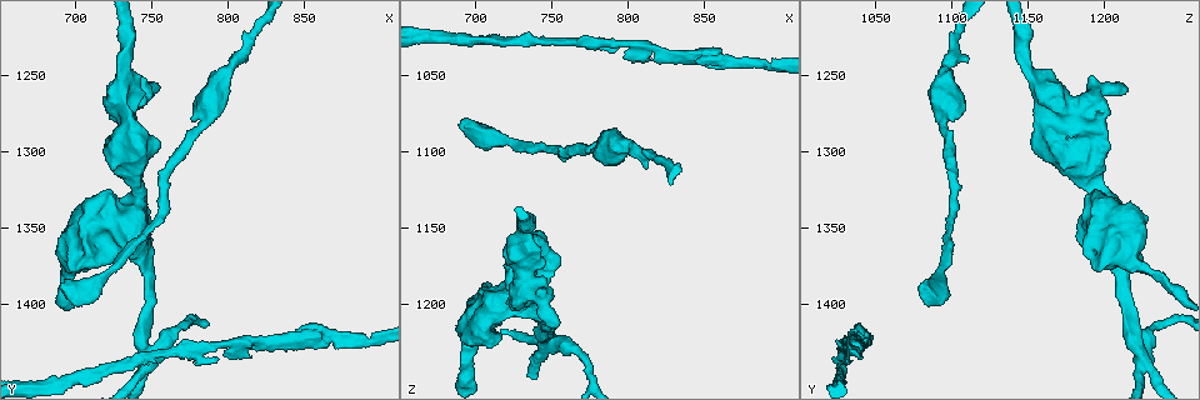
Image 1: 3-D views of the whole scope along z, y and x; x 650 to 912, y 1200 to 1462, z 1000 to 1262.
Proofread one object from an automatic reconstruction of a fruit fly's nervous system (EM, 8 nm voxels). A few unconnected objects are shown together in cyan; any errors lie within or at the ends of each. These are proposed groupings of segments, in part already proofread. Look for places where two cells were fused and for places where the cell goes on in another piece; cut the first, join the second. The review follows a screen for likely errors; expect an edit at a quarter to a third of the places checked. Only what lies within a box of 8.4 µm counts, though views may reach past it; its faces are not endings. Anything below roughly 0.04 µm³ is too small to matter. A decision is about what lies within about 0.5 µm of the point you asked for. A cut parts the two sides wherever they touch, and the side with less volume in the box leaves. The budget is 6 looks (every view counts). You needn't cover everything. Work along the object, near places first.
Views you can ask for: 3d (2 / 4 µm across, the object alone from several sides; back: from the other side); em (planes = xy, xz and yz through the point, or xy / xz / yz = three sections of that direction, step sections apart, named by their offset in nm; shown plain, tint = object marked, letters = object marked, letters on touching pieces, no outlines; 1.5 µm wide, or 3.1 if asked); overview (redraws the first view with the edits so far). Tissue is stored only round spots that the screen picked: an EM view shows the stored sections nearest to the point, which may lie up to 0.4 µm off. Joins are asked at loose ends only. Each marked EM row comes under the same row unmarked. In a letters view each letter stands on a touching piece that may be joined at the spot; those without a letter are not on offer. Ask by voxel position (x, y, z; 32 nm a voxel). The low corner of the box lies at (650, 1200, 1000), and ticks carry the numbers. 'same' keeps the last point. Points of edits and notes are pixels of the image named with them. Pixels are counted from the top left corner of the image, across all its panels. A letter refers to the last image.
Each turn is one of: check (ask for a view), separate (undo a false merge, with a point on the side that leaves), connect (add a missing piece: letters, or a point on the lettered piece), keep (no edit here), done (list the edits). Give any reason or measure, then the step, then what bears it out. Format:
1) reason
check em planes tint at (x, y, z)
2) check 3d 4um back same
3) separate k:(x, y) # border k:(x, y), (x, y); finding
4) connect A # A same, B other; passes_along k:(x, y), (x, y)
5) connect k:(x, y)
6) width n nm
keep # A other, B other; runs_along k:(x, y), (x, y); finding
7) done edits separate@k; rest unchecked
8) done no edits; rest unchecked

tapers out
check em planes letters at (814, 1434, 1038)

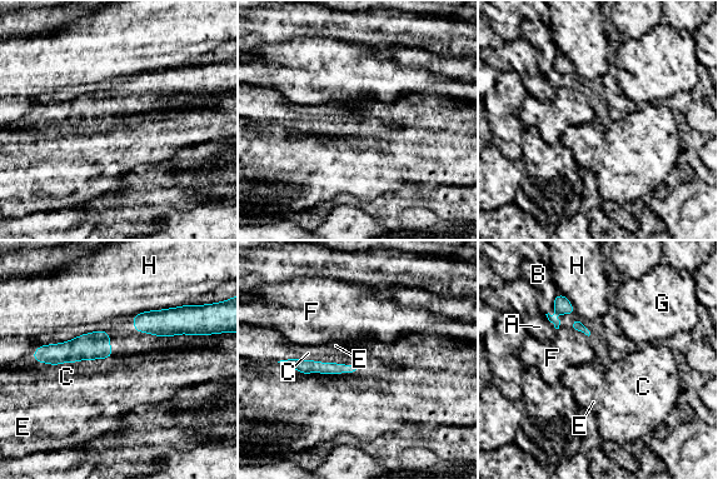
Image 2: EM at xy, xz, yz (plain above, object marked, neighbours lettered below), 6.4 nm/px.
keep # A other, B other, C other, E other, F other, G other, H other; none of them fits

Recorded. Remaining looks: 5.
an open end
check em planes tint at (688, 1386, 1080)

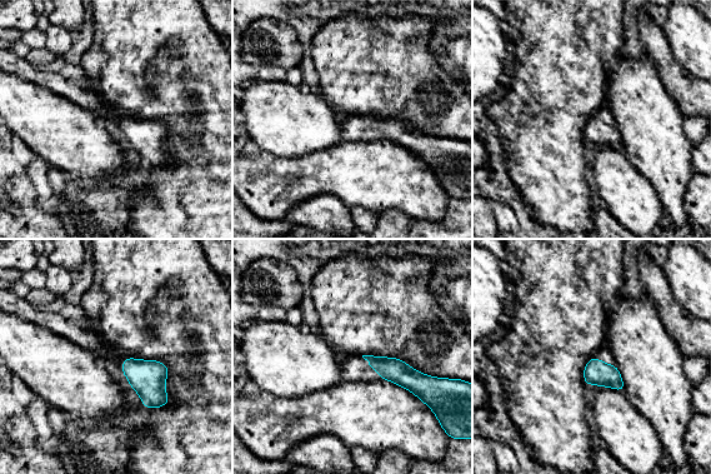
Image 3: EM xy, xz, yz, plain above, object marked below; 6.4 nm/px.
check em planes letters same

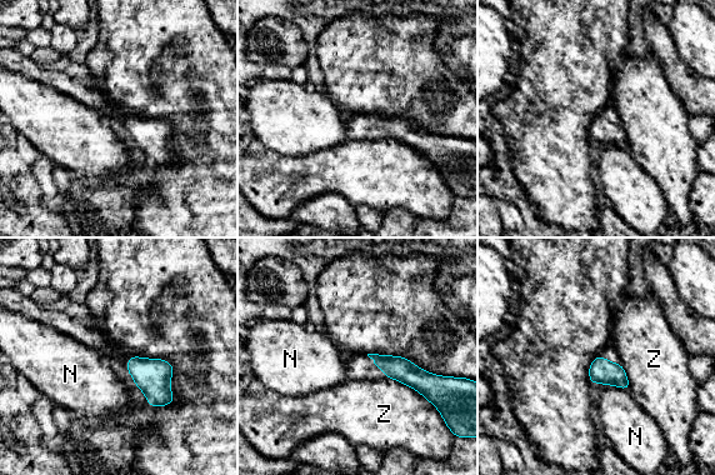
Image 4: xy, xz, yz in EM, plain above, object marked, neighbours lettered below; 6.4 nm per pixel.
longest_contact Z 340 nm
keep # N other, Z other; no lettered piece goes on from it

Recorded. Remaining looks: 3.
arms run side by side
check 3d 2um back at (746, 1430, 1224)

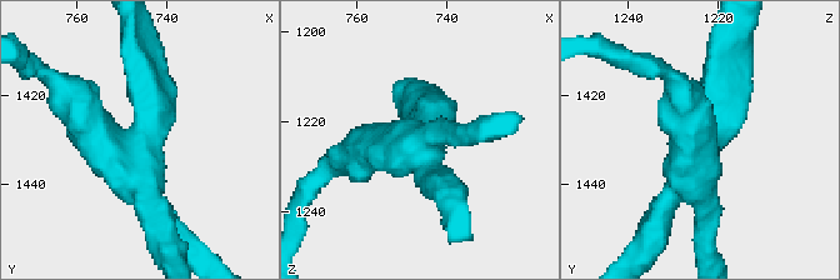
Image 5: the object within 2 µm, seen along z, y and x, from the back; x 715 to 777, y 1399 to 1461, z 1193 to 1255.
arms 4; need the tissue
check em xz step 8 letters at (748, 1432, 1223)

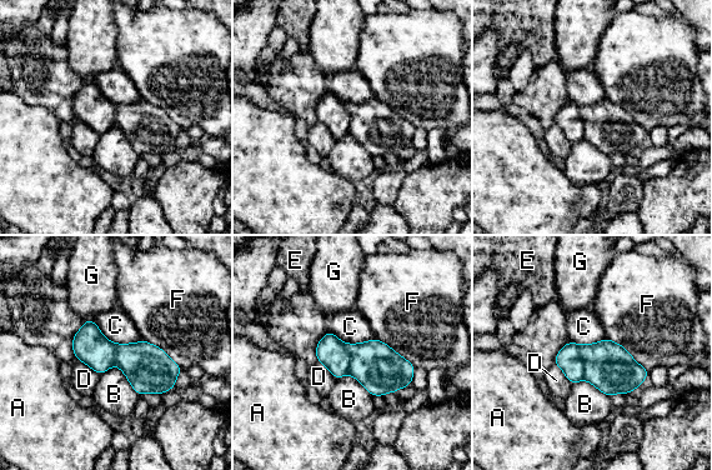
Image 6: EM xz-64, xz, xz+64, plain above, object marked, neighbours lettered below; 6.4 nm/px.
width 220 nm
separate 6:(608, 366) # A other, B other, C other, D other, E other, F other, G other; border 6:(578, 346), (583, 378); a second cell is stuck on

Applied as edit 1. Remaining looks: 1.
done edits separate@6; rest unchecked

